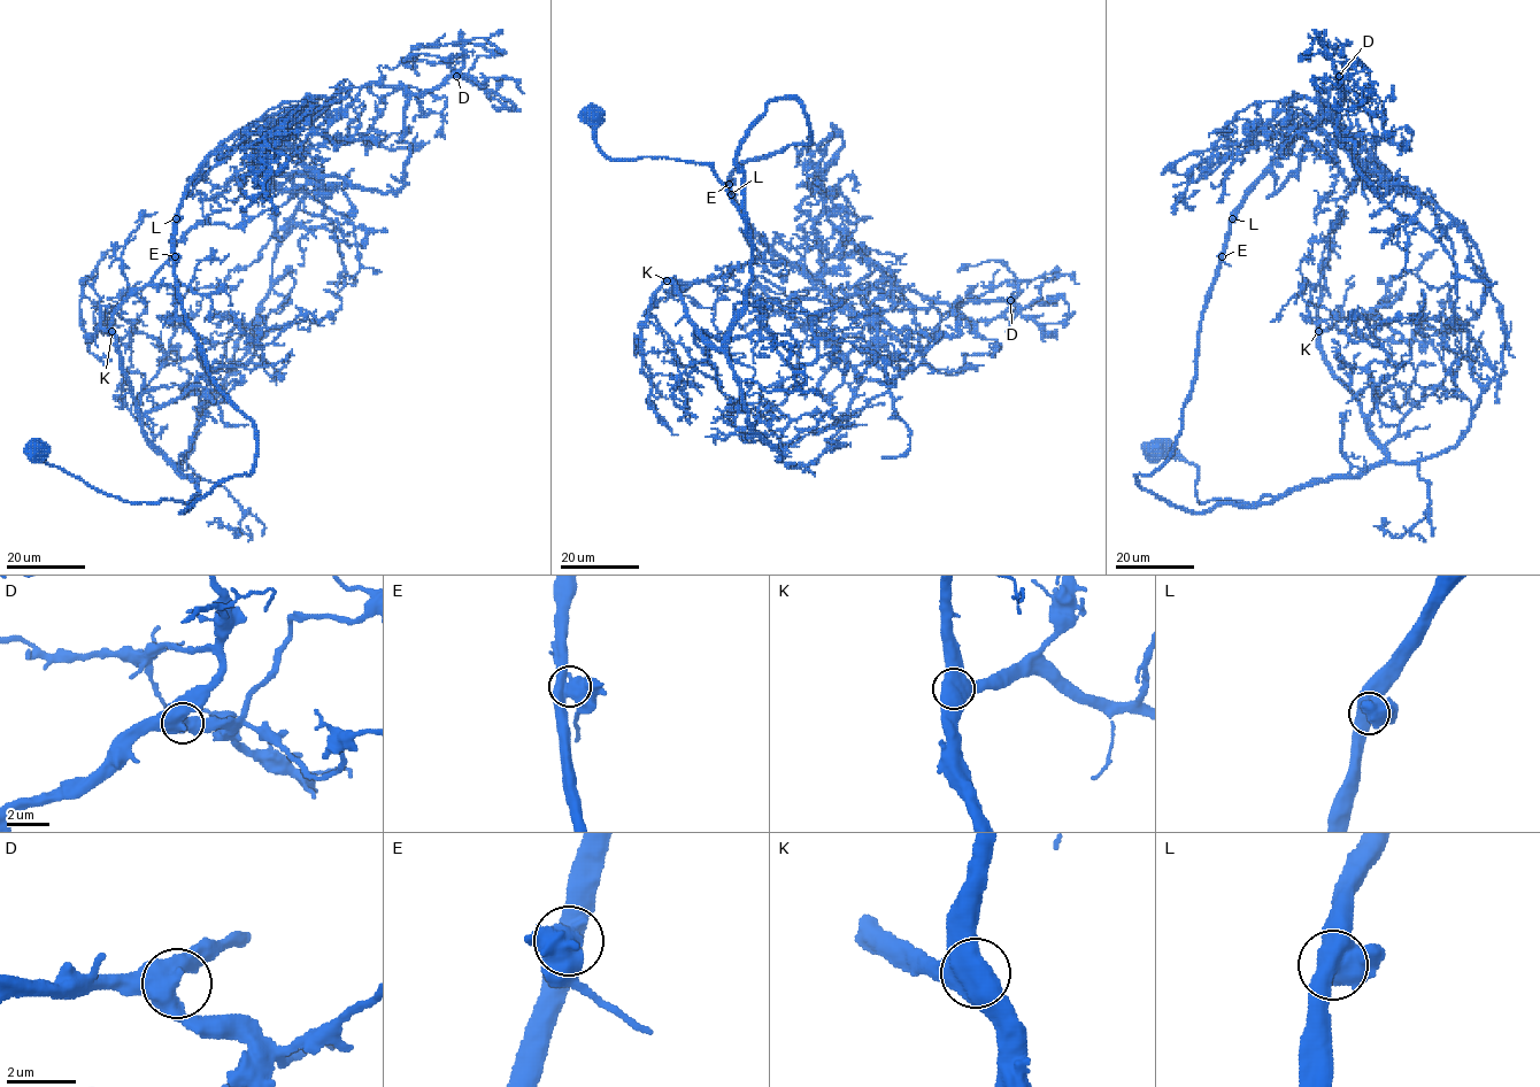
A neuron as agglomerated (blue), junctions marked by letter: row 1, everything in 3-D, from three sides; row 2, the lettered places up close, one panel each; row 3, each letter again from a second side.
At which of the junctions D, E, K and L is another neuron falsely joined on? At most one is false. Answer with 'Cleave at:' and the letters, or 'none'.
Cleave at: E

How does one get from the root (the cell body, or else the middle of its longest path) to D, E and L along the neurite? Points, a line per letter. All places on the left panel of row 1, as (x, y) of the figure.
D: (37, 449), (124, 500), (195, 496), (172, 462), (303, 198), (277, 132), (344, 90), (456, 76)
E: (37, 449), (124, 500), (186, 503), (194, 494), (182, 513), (251, 472), (254, 424), (209, 371), (174, 256)
L: (37, 449), (124, 500), (194, 494), (182, 513), (251, 472), (254, 424), (210, 376), (183, 308), (176, 218)

